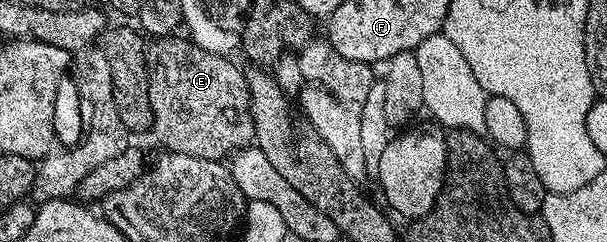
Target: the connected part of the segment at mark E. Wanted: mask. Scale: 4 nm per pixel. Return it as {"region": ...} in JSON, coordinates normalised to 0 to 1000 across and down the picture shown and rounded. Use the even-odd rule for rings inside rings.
{"region":[[[283,145],[278,153],[254,157],[242,186],[242,289],[245,293],[245,426],[252,442],[252,508],[249,533],[259,579],[269,595],[270,620],[298,640],[318,640],[325,657],[344,657],[346,665],[367,665],[394,628],[395,616],[409,612],[420,574],[420,512],[414,471],[414,413],[410,409],[410,360],[407,355],[407,306],[397,281],[381,256],[372,231],[361,219],[346,219],[331,194],[325,194],[321,174],[306,149]]]}

